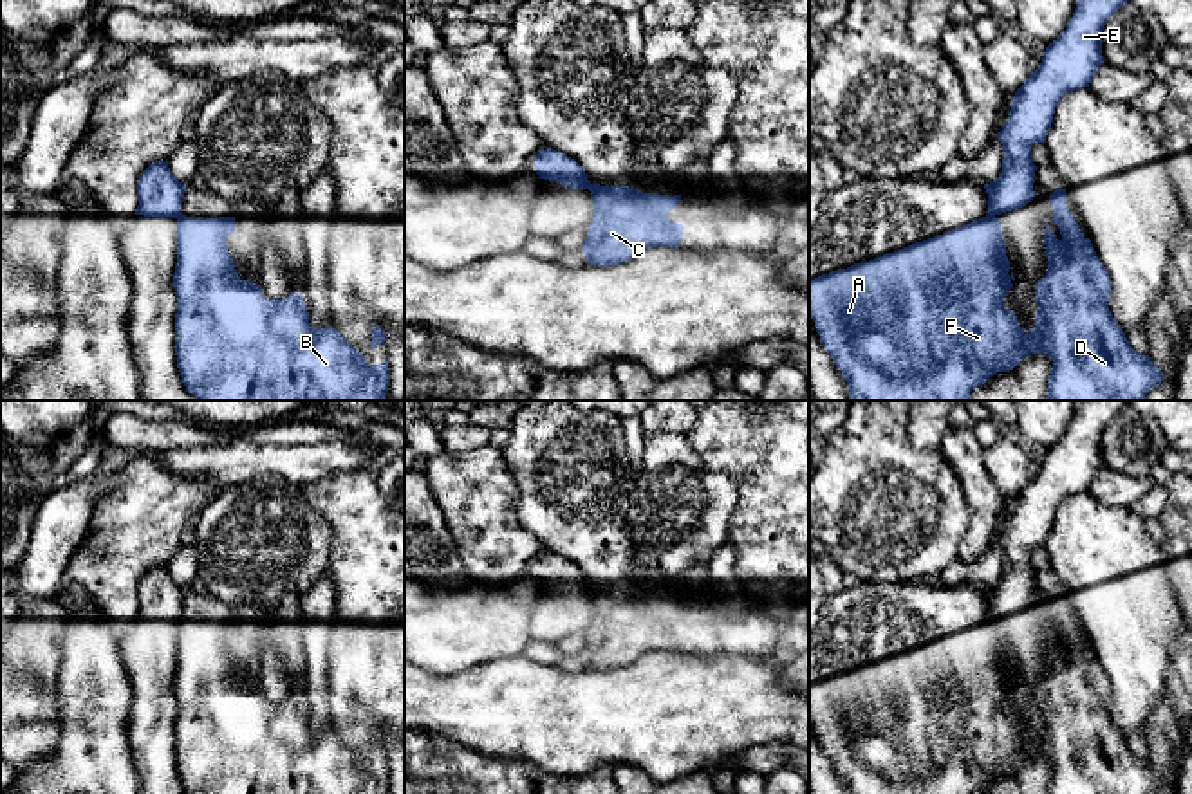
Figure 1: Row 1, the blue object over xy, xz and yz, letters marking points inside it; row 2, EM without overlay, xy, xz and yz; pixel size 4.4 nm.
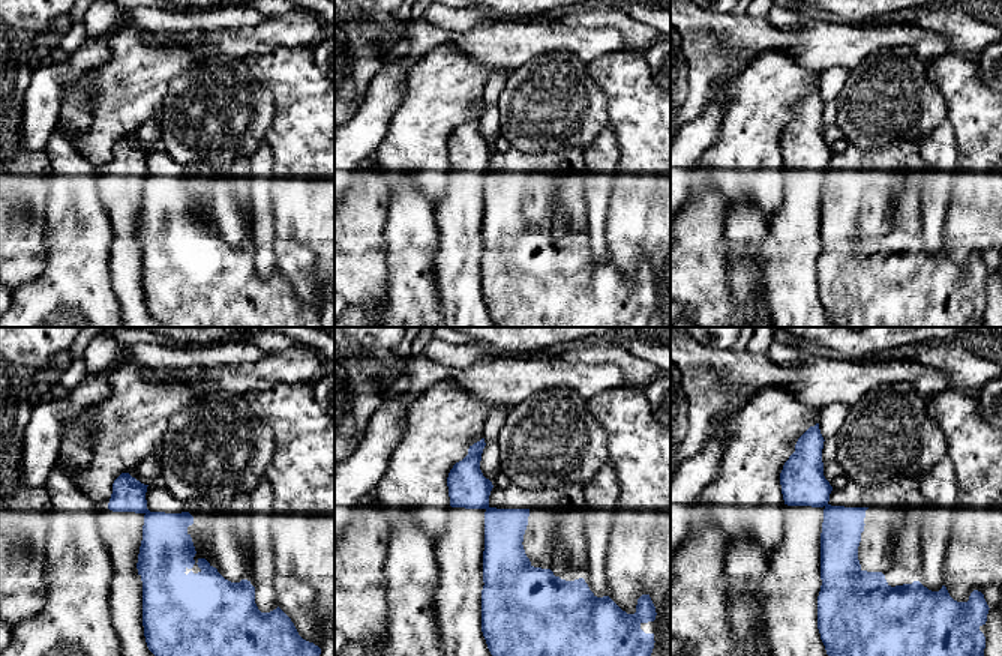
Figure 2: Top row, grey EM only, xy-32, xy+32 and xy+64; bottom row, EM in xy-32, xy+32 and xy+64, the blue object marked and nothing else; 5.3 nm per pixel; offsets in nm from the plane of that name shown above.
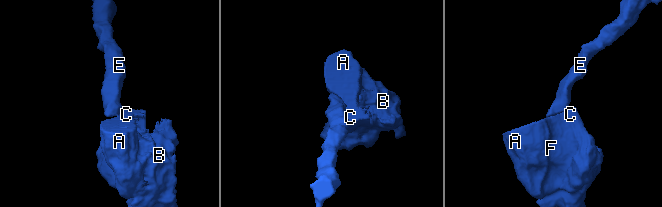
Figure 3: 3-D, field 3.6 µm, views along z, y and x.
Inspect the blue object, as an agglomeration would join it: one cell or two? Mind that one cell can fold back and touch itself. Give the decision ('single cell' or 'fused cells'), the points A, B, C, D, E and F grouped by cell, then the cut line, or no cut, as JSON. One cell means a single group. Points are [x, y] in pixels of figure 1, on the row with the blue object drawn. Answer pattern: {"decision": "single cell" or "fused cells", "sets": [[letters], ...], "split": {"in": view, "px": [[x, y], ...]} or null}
{"decision": "fused cells", "sets": [["A", "B", "C", "D", "F"], ["E"]], "split": {"in": "xz", "px": [[587, 183], [589, 188]]}}

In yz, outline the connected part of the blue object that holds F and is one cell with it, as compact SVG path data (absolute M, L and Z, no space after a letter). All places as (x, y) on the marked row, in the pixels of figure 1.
M1060 188L1049 195L1053 220L1044 231L1049 265L1046 276L1035 285L1038 312L1031 330L1022 328L1017 316L1004 307L1015 278L1008 272L1011 267L995 215L809 280L809 318L847 381L849 401L970 401L972 390L997 372L1013 370L1031 354L1048 354L1053 359L1046 401L1141 401L1159 386L1163 374L1149 355L1131 348L1107 307L1111 278L1091 240L1084 236L1066 208L1067 200L1066 189Z

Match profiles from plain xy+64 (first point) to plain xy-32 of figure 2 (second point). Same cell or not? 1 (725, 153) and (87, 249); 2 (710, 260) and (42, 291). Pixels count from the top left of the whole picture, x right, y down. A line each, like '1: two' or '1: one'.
1: two
2: two

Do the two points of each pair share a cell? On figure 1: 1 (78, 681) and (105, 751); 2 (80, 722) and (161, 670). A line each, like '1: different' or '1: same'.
1: same
2: different

